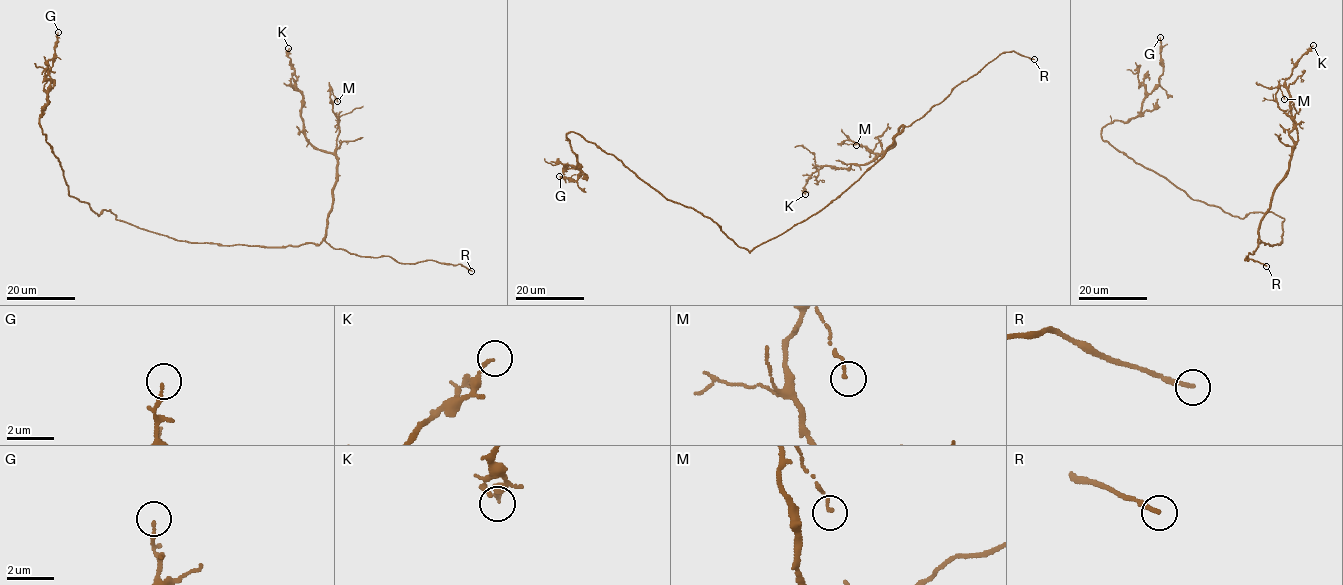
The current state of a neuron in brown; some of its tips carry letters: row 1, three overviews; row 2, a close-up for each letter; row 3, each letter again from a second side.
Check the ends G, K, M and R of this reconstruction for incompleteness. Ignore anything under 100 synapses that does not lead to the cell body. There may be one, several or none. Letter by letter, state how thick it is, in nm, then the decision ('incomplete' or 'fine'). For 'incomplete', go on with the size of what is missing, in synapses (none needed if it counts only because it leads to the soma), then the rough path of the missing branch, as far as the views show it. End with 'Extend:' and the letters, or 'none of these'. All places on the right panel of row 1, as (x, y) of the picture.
G: calibre 150 nm; fine
K: calibre 130 nm; fine
M: calibre 90 nm; fine
R: calibre 200 nm; incomplete
Extend: R

